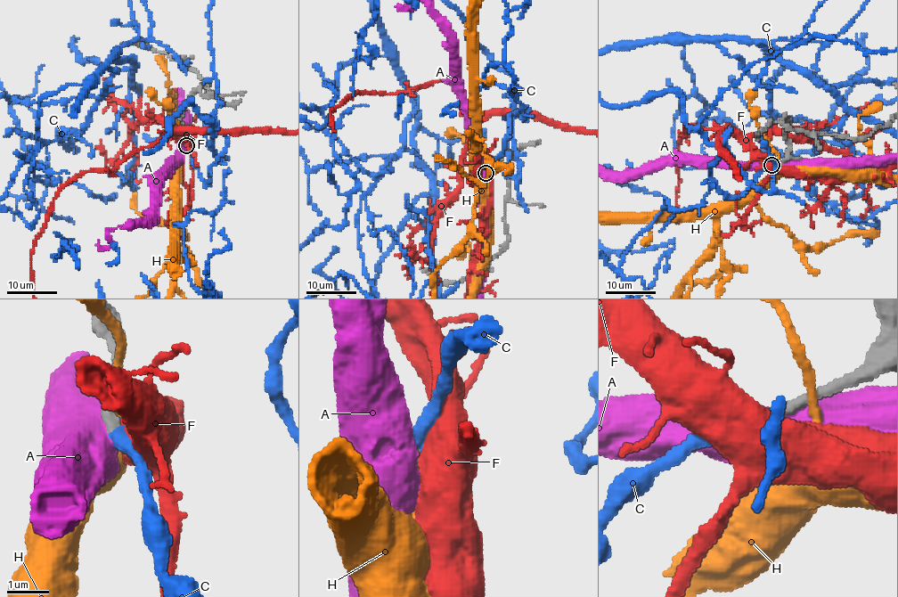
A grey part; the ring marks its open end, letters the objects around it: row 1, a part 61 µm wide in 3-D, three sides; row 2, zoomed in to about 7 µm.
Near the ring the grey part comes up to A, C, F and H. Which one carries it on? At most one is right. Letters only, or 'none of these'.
C

